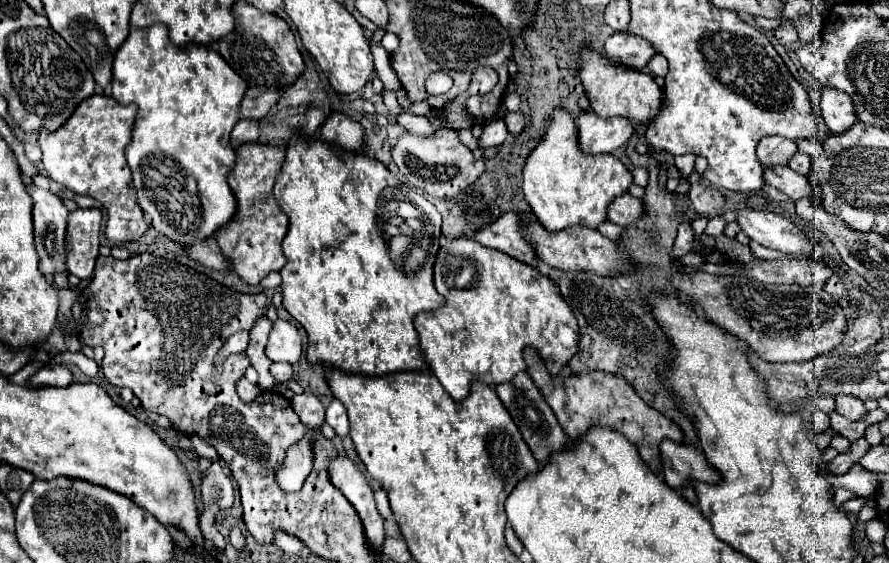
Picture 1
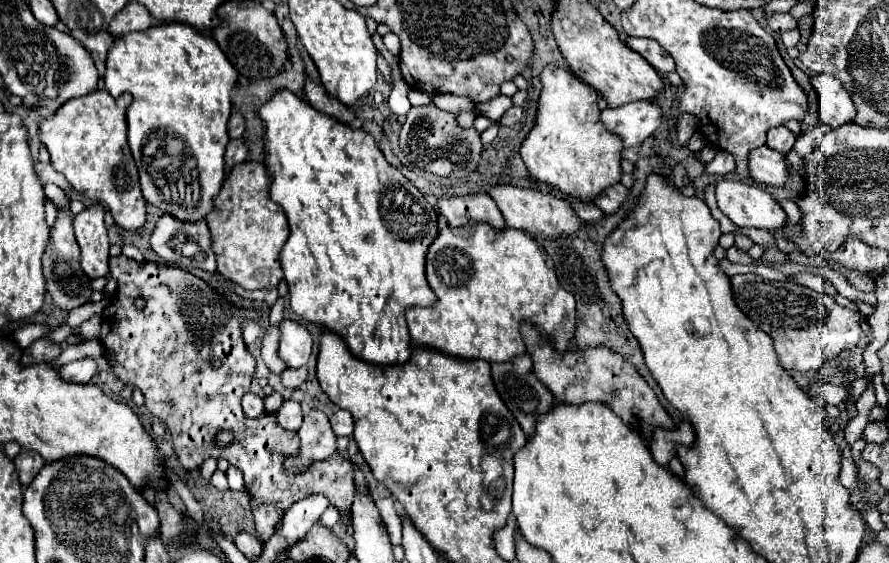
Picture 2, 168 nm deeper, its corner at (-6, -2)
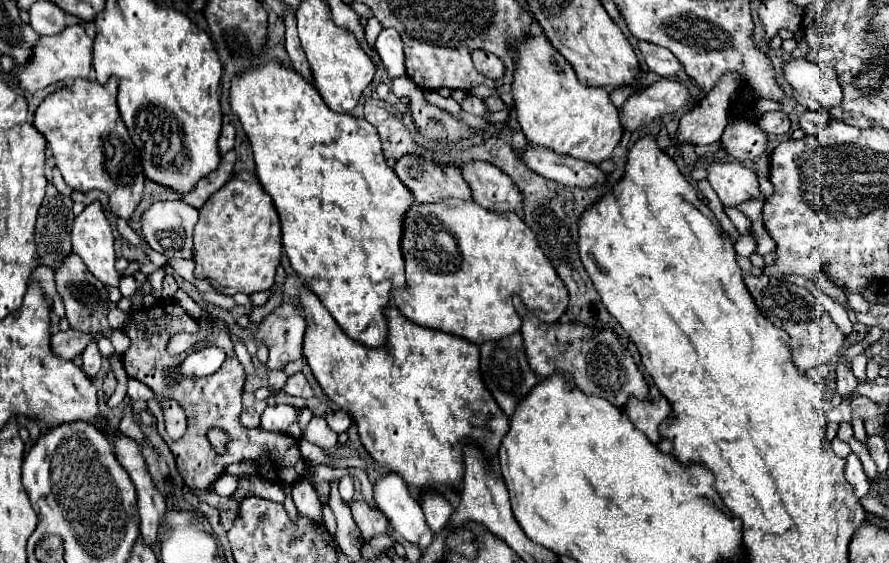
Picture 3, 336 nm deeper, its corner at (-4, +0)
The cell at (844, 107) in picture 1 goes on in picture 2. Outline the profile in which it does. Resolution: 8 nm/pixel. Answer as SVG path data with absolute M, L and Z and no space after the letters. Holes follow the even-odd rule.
M808 75L816 93L818 93L818 113L820 121L828 127L836 129L844 123L854 121L856 107L848 95L848 91L842 87L842 83L836 77L830 75Z

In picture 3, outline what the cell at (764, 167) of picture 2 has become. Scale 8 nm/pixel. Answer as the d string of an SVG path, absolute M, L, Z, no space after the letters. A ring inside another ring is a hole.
M730 119L720 143L732 159L740 163L746 163L746 161L754 163L766 151L768 137L766 133L762 133L762 129L756 123L742 121L742 119L738 121Z

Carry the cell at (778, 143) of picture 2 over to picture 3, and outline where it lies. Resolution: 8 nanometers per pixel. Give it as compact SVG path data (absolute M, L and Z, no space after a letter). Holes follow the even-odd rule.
M778 111L778 113L764 113L760 117L758 125L768 135L786 135L790 131L790 119L782 111Z

